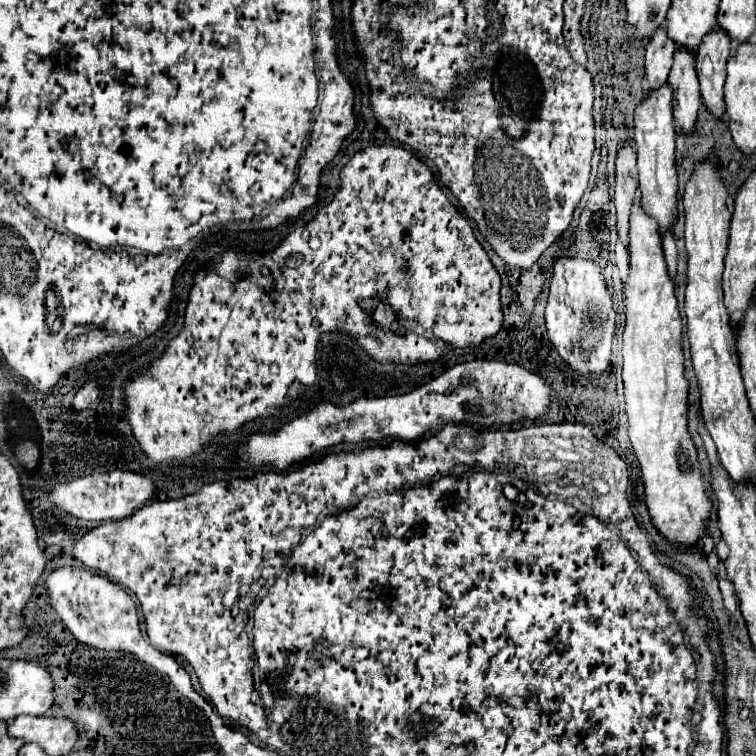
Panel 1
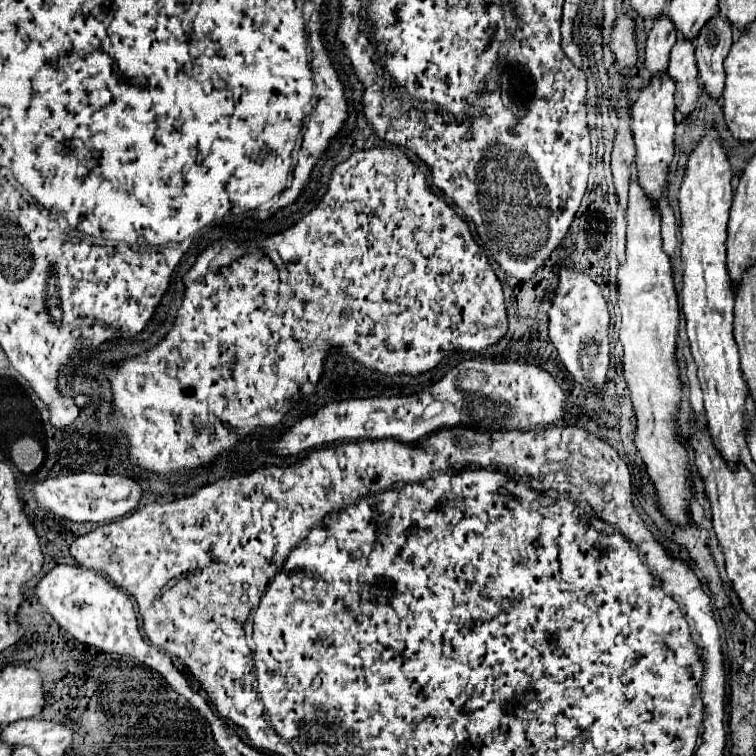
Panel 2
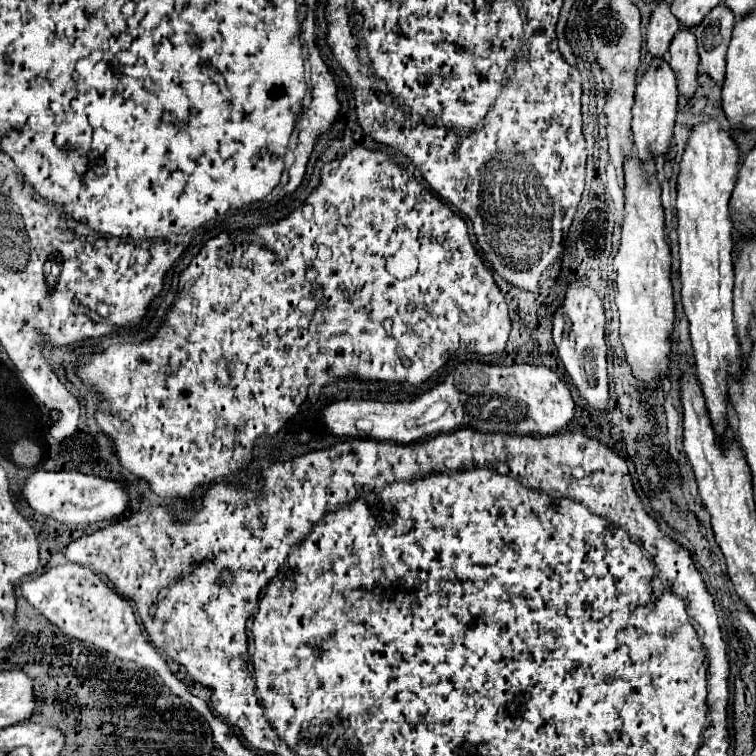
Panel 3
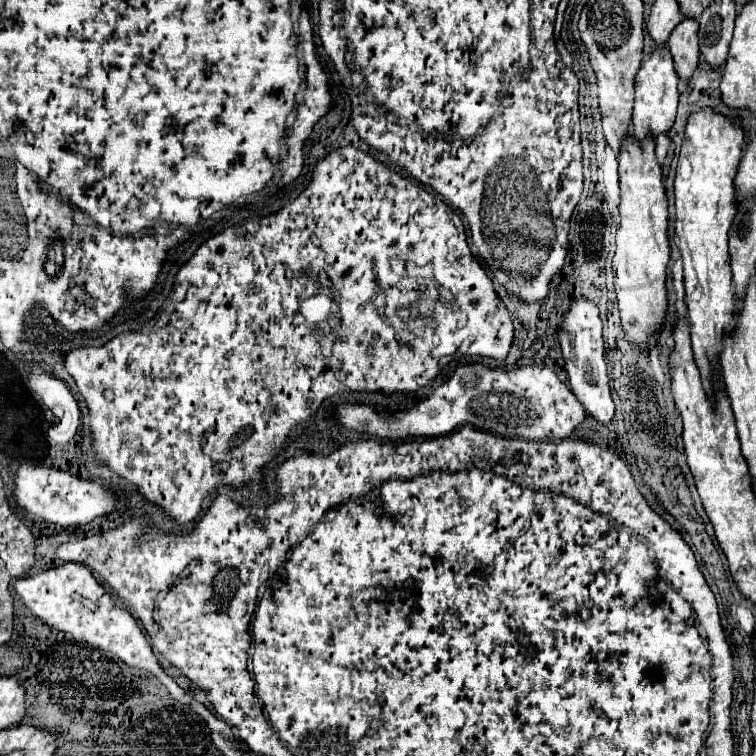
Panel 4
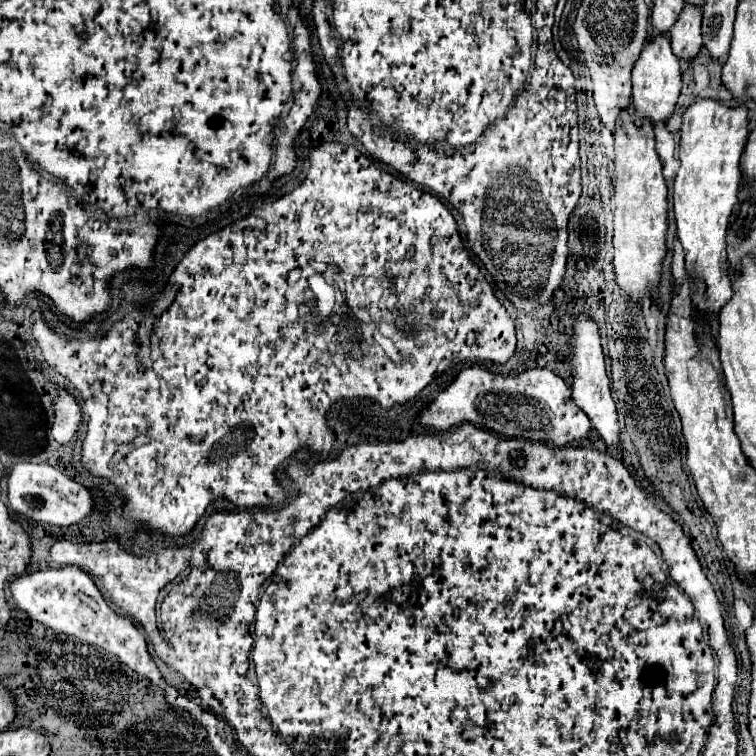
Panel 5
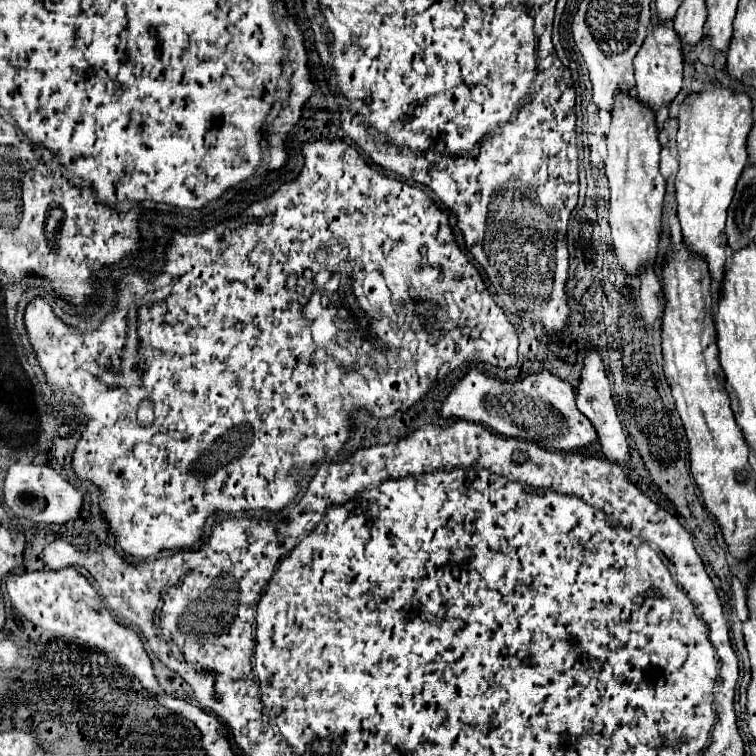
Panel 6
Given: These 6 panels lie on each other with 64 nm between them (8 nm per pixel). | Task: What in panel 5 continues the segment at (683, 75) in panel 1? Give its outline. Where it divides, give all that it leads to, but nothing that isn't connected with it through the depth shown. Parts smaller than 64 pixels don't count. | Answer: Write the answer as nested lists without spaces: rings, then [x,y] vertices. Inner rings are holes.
[[[686,4],[678,22],[668,32],[672,52],[676,52],[680,60],[692,60],[698,56],[702,46],[700,24],[702,24],[702,8]]]

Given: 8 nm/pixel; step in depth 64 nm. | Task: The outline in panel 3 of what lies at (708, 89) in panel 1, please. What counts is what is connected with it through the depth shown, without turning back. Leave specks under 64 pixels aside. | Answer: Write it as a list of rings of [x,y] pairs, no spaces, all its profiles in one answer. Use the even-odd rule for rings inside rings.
[[[716,6],[698,28],[694,28],[694,36],[698,42],[700,56],[700,74],[710,76],[716,84],[724,82],[724,58],[728,52],[728,44],[732,38],[734,14],[728,8]]]

